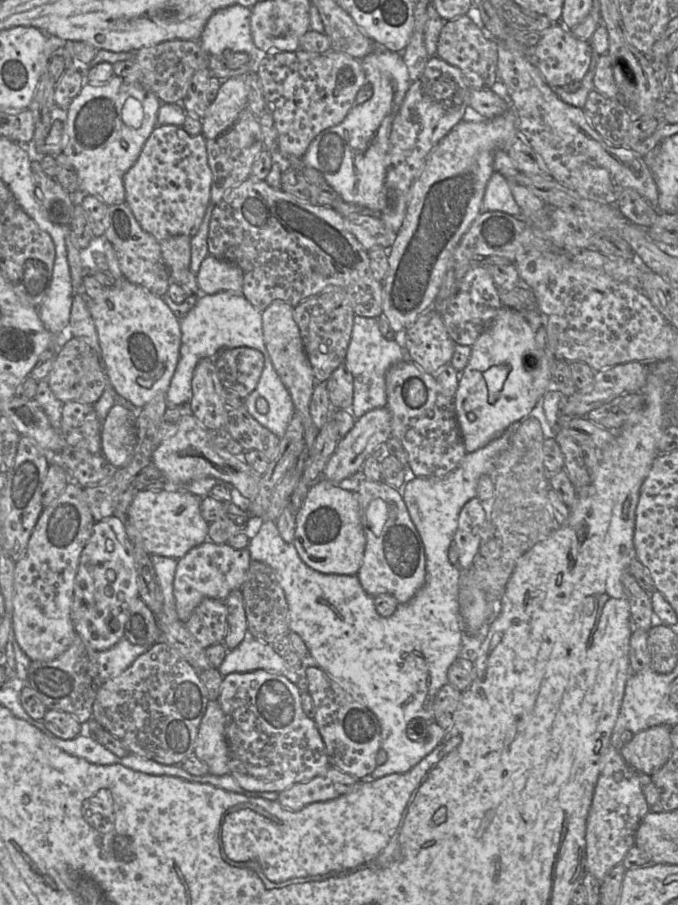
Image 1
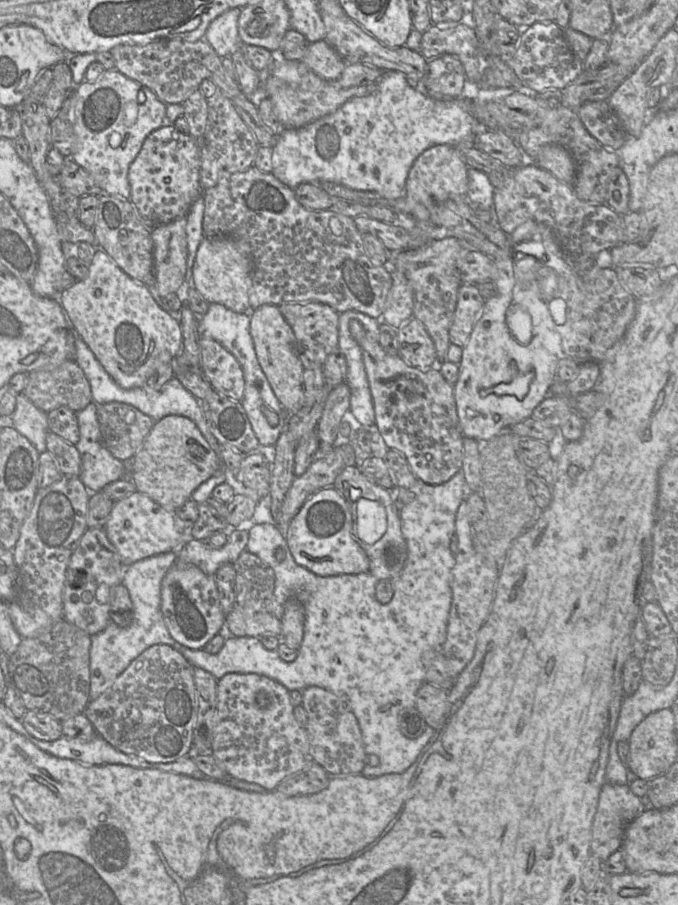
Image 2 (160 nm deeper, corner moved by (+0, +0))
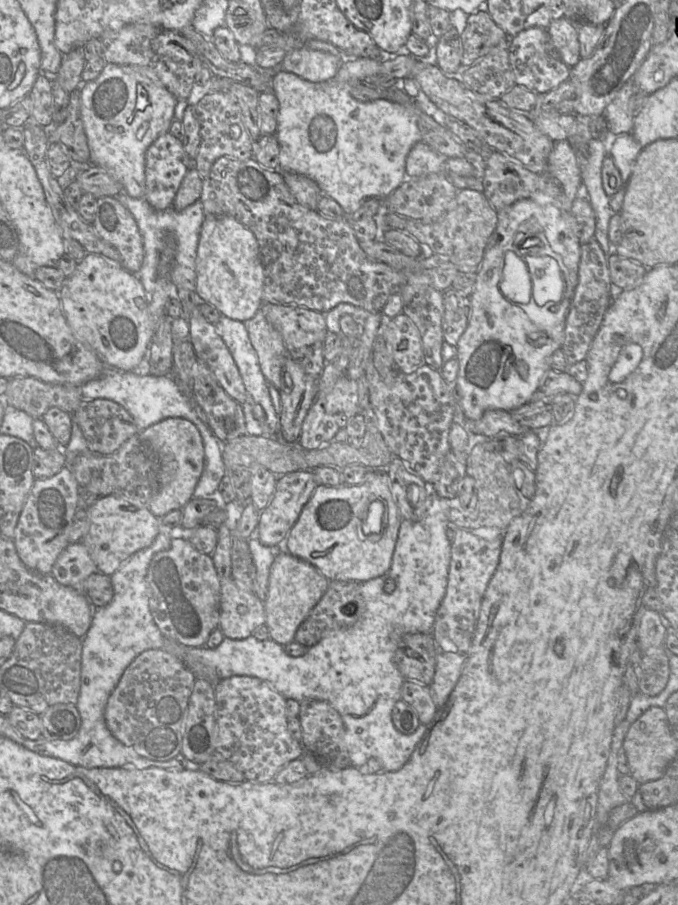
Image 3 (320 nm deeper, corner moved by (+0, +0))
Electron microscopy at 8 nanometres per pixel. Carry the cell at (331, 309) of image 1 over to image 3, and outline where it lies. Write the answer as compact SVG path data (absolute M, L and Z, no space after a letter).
M262 302L259 310L266 320L279 332L291 358L300 361L305 350L317 342L324 343L328 333L325 314L298 305Z

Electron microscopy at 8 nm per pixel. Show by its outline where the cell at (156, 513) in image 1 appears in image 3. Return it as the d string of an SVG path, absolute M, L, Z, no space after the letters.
M101 496L87 509L90 528L84 538L79 541L87 548L91 559L97 567L98 572L104 575L112 575L130 556L137 551L150 546L160 530L160 520L152 514L147 507L138 507L118 496Z

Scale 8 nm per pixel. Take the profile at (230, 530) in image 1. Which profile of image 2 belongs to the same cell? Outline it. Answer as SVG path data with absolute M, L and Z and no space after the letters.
M213 496L204 502L198 503L199 517L190 530L190 536L197 540L206 540L219 531L232 531L236 526L230 526L227 521L227 505Z

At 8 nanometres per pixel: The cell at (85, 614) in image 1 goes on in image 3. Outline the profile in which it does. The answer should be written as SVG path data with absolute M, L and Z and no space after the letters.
M82 542L69 544L55 561L51 575L55 580L83 592L85 580L98 572L96 565Z

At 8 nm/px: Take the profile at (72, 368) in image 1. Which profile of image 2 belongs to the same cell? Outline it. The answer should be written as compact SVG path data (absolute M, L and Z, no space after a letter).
M75 359L52 370L29 372L22 393L46 413L60 406L79 412L92 401L90 384Z

